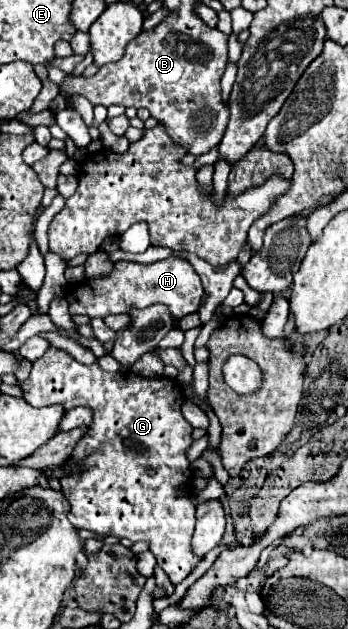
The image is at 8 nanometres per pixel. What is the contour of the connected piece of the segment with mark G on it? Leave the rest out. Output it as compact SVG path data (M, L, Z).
M50 347L40 359L32 363L32 371L26 381L18 381L22 389L22 399L32 407L62 405L66 411L74 407L88 407L92 411L92 423L88 425L86 437L74 447L70 457L82 457L86 461L86 473L78 477L62 477L62 493L70 501L72 509L68 513L70 523L76 529L90 529L98 535L112 535L130 541L148 541L150 551L156 555L158 565L166 571L174 585L182 583L190 571L200 563L192 553L192 533L196 525L196 509L188 495L178 497L176 489L182 483L192 481L190 461L186 459L186 449L192 445L192 425L182 415L184 391L178 381L168 377L140 377L132 371L108 373L100 365L78 363L72 355L58 347Z

